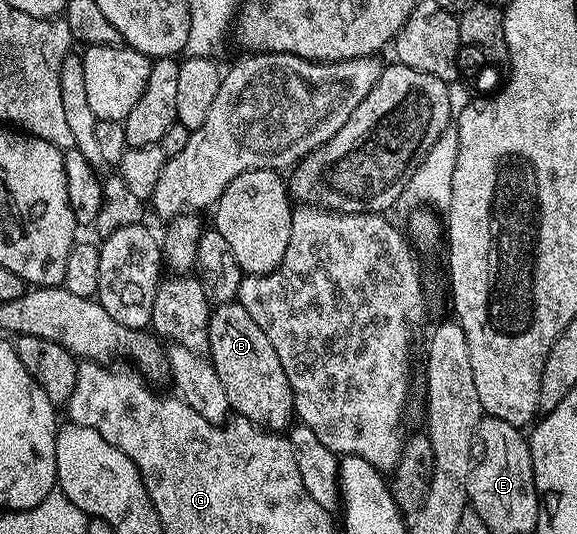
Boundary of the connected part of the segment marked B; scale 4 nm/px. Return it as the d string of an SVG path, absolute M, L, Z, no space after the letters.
M240 301L212 308L207 353L219 381L223 381L230 408L240 418L250 419L270 433L284 432L294 422L293 390L287 381L287 373L283 373L279 356L271 346L271 341L267 341L267 333L263 333L263 329L251 321Z

